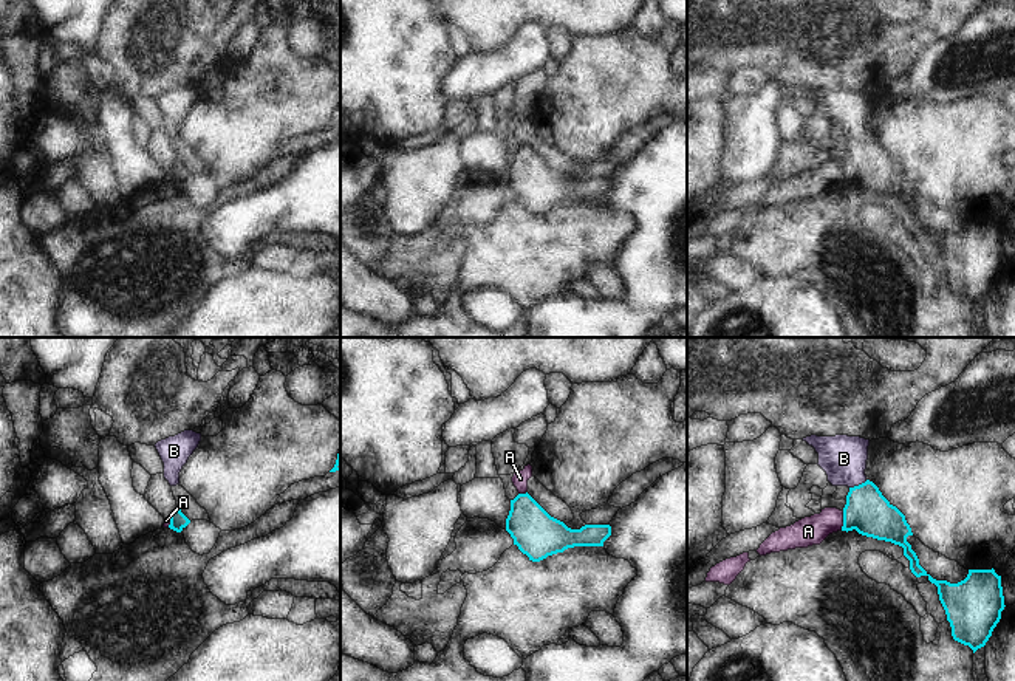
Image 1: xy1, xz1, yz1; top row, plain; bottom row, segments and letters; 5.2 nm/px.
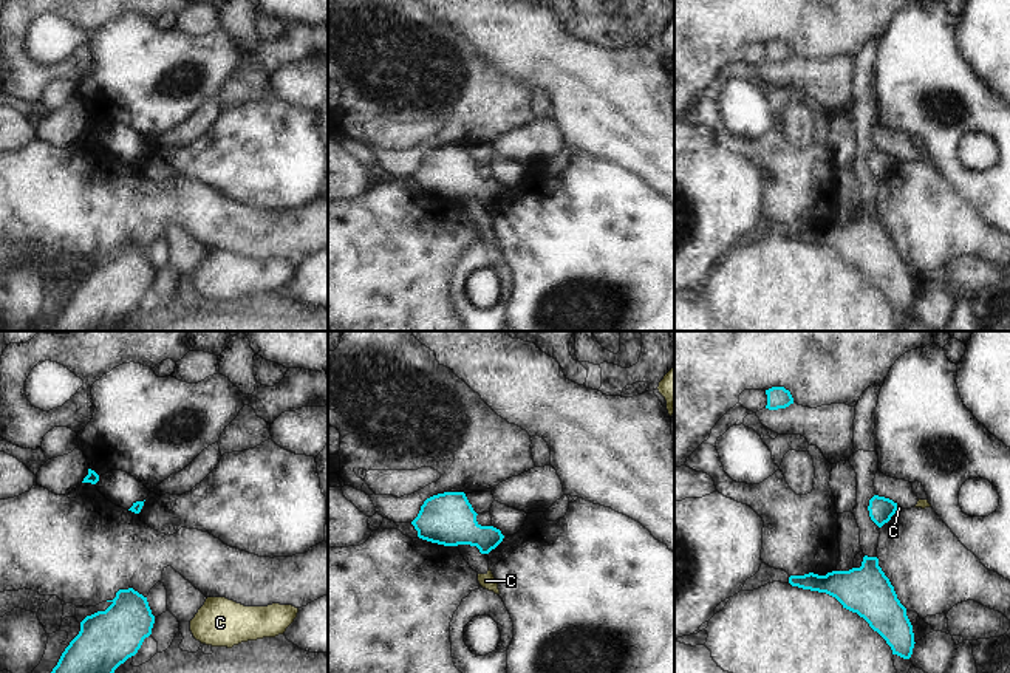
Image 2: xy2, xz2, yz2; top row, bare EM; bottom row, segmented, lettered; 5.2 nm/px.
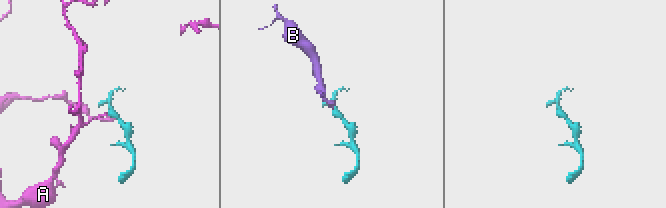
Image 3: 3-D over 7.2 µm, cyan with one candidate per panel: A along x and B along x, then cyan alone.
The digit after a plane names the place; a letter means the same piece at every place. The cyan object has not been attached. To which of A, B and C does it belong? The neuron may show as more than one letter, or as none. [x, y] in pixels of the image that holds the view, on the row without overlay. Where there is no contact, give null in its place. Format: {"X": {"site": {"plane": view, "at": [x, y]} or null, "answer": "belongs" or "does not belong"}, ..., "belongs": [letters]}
{"A": {"site": {"plane": "yz1", "at": [844, 174]}, "answer": "does not belong"}, "B": {"site": {"plane": "yz1", "at": [859, 138]}, "answer": "belongs"}, "C": {"site": {"plane": "yz2", "at": [896, 161]}, "answer": "does not belong"}, "belongs": ["B"]}

